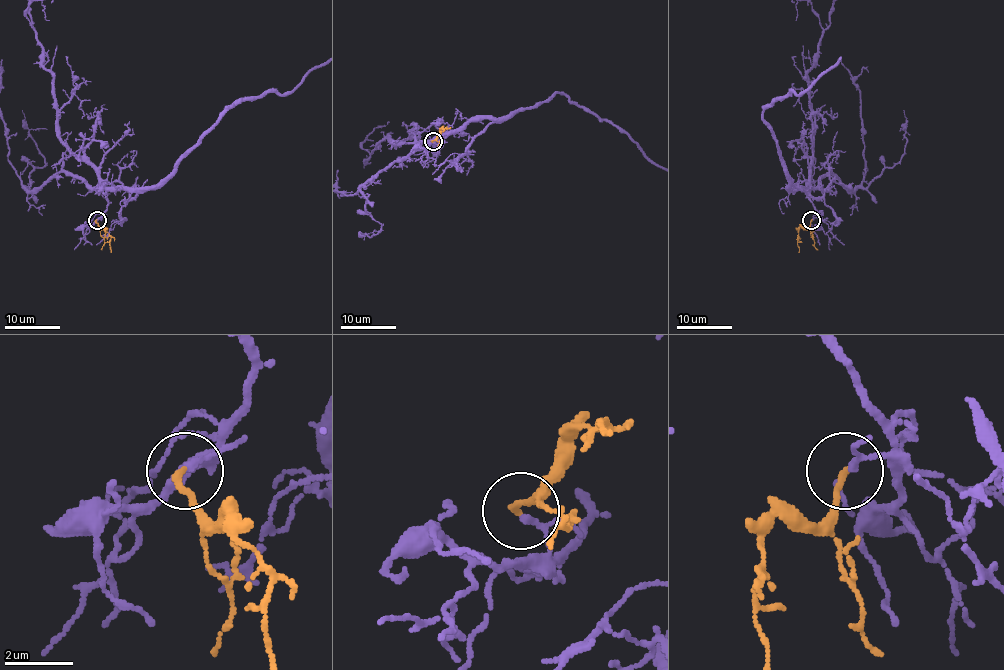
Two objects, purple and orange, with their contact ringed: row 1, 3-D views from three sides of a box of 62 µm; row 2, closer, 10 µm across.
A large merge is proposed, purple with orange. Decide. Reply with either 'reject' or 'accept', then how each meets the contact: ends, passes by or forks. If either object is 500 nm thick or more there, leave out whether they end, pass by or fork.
accept | purple passes by | orange ends

